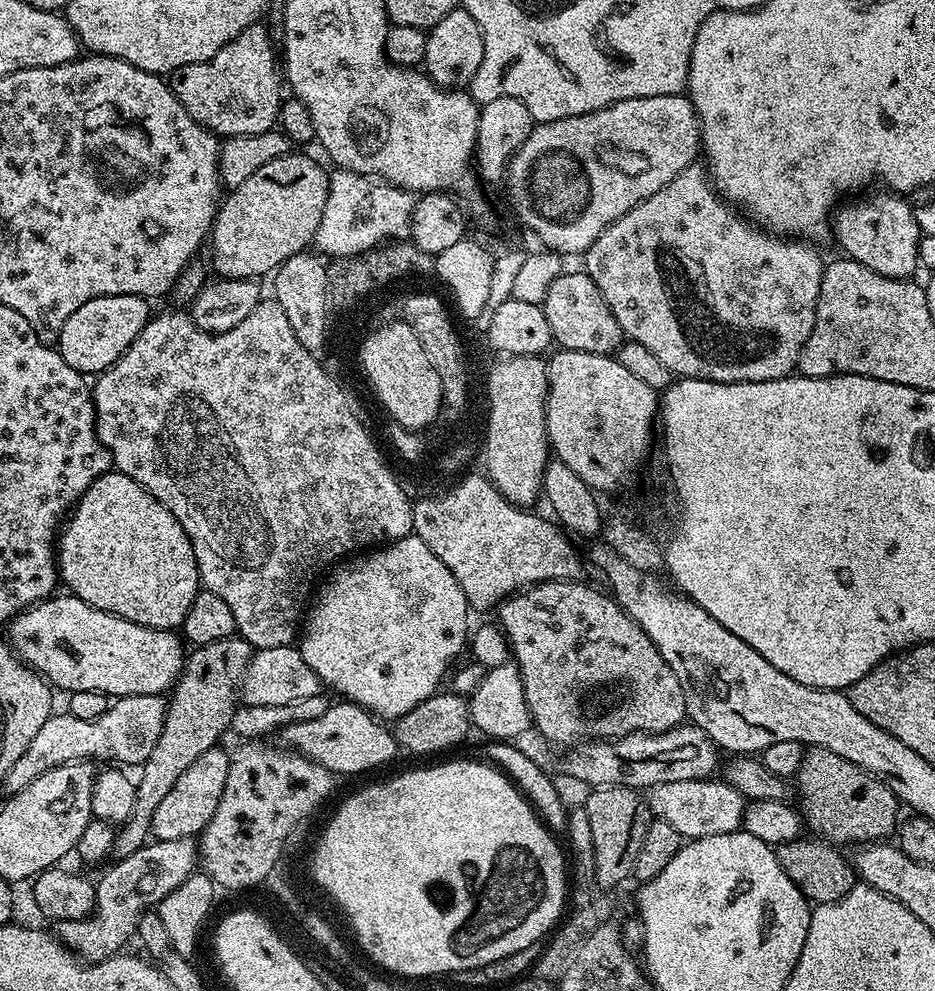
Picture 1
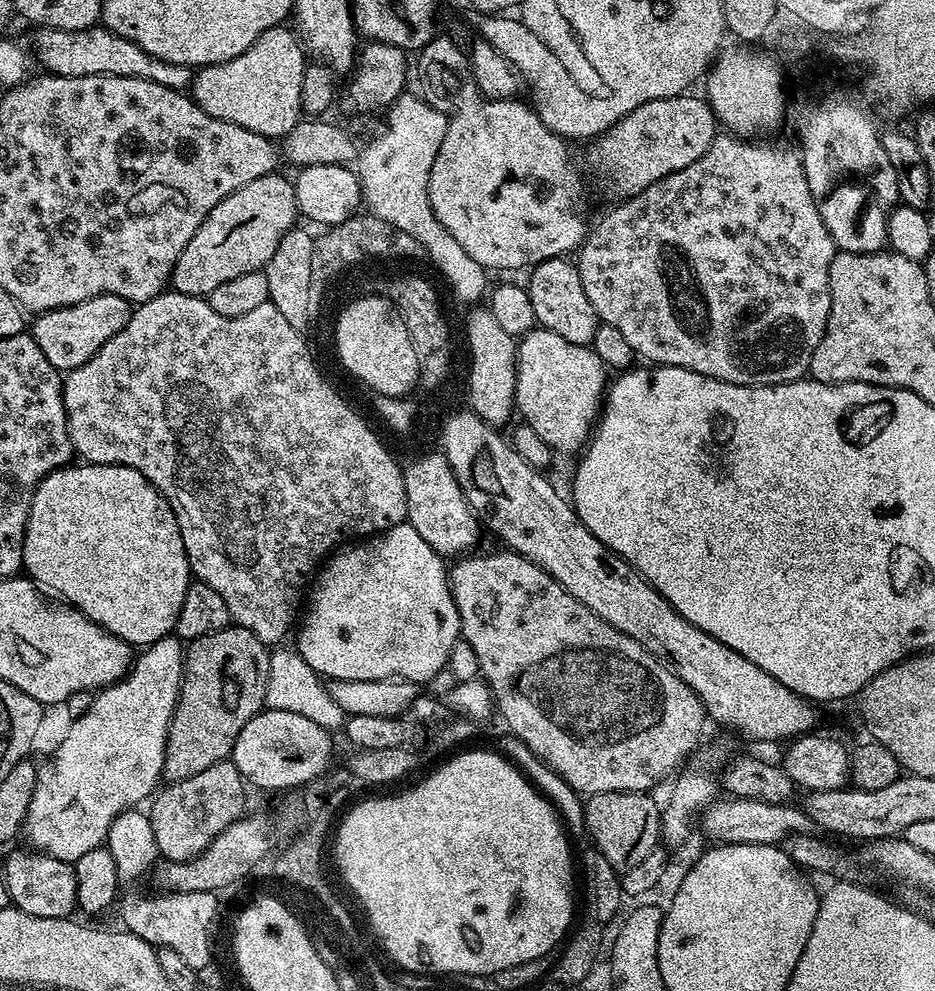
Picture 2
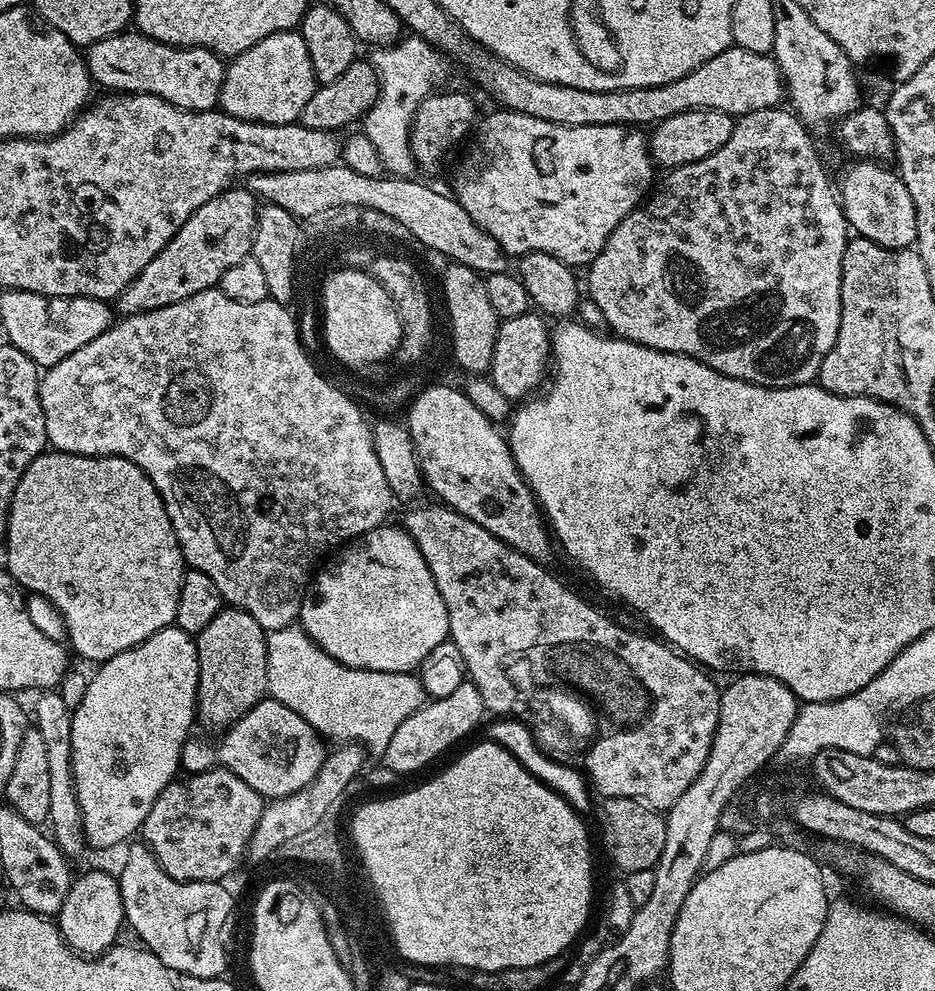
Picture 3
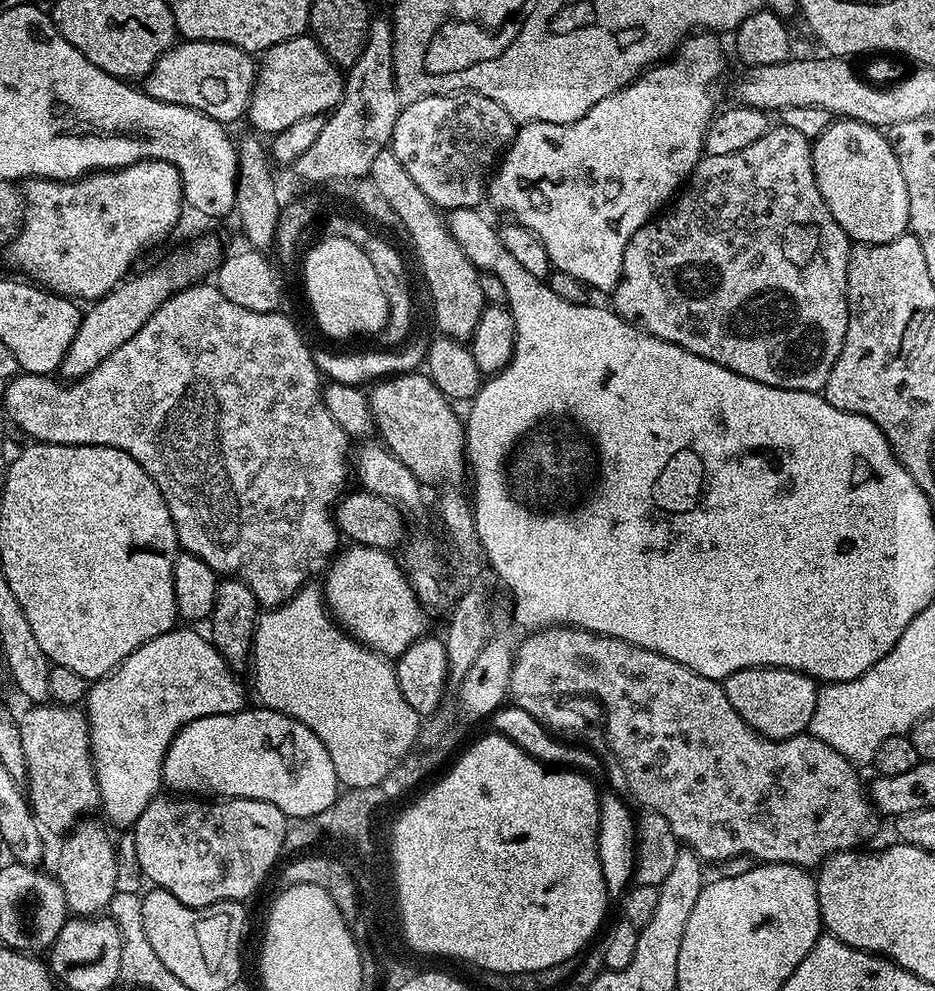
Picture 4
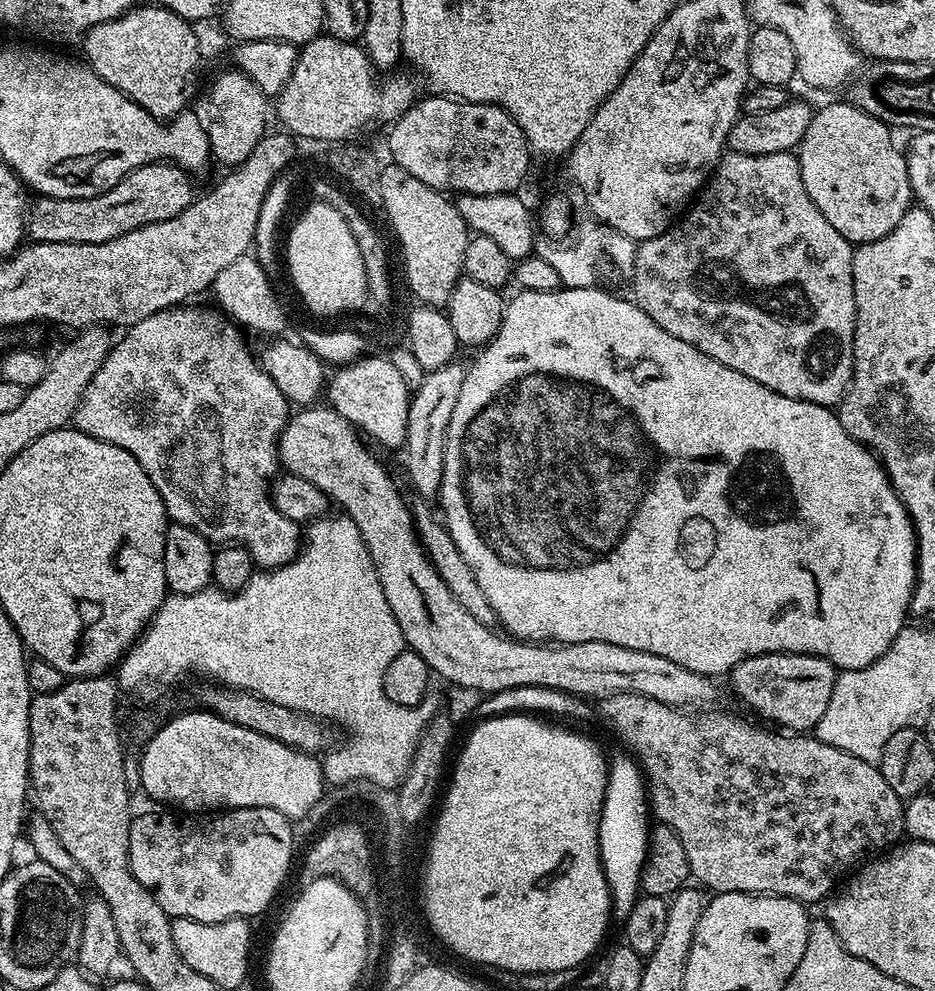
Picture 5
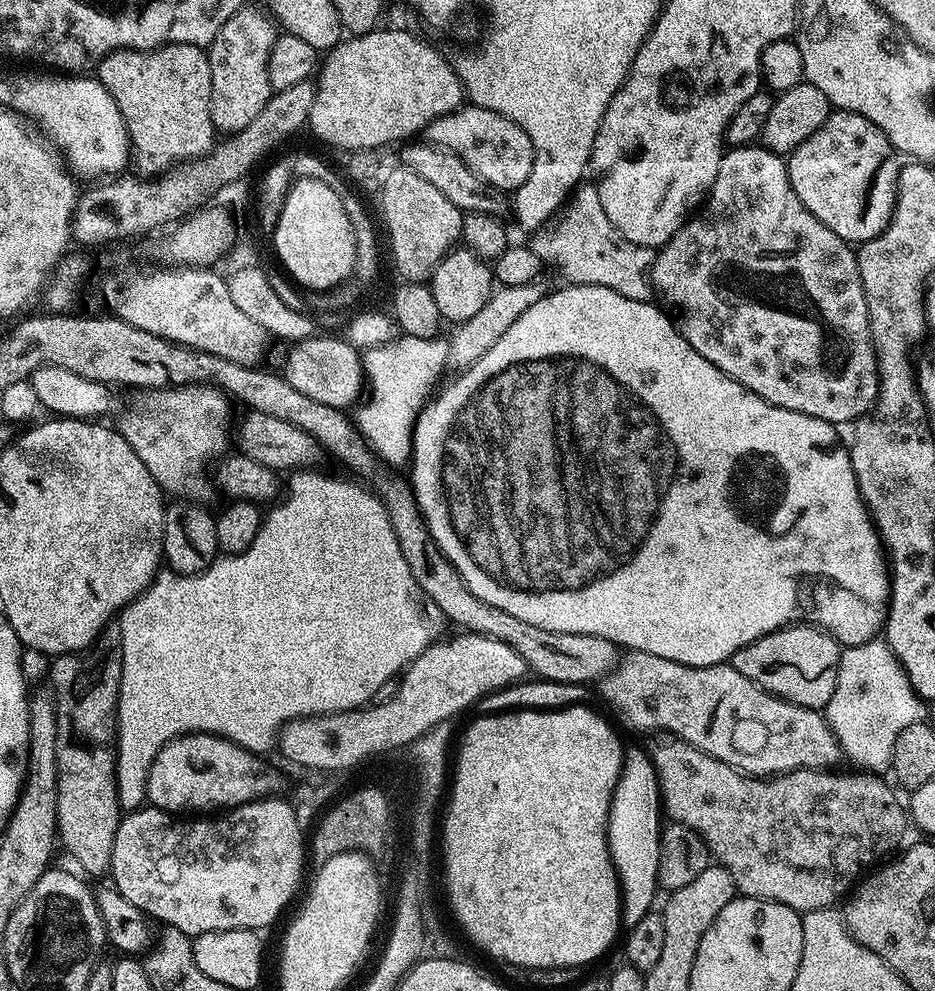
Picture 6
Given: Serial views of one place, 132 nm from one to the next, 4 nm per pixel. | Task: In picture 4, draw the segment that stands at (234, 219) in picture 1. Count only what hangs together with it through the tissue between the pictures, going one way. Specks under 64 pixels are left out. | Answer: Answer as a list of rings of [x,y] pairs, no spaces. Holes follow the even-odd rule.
[[[200,236],[193,244],[186,245],[178,252],[170,253],[161,264],[154,265],[149,272],[142,273],[134,280],[133,278],[121,280],[115,288],[111,288],[105,296],[95,301],[89,307],[92,308],[89,312],[87,309],[81,315],[78,334],[74,334],[74,342],[70,342],[70,348],[62,358],[58,369],[59,375],[64,375],[65,377],[61,377],[68,382],[81,380],[90,370],[94,370],[94,366],[110,358],[110,354],[118,350],[118,346],[130,342],[130,338],[134,338],[134,334],[138,334],[138,330],[146,326],[150,314],[154,314],[154,310],[158,310],[162,302],[169,300],[176,292],[203,281],[207,277],[204,275],[208,271],[209,275],[219,265],[221,259],[219,242],[212,236]]]

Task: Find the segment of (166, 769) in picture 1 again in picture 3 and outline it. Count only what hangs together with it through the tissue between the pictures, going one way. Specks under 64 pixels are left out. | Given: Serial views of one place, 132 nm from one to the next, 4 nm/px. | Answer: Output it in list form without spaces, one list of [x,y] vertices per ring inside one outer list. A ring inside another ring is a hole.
[[[225,606],[210,621],[206,630],[195,633],[196,649],[198,650],[198,694],[196,695],[196,719],[199,727],[220,728],[227,730],[249,712],[254,705],[269,695],[268,691],[268,638],[262,626],[246,614],[246,610],[238,610]]]

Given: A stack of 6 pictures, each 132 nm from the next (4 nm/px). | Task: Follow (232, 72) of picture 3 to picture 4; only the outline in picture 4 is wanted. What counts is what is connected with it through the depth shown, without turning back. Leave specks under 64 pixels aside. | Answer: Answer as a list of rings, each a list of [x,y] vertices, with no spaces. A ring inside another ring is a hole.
[[[311,35],[295,36],[278,46],[269,48],[259,57],[256,69],[256,85],[248,100],[246,120],[260,134],[275,134],[294,126],[301,118],[324,116],[344,97],[345,73],[324,51]]]

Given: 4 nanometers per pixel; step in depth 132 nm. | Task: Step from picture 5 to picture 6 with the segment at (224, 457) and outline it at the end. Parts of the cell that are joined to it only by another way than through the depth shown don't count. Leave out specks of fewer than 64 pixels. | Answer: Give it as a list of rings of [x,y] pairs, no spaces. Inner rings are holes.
[[[182,384],[179,386],[169,386],[167,388],[154,388],[151,390],[144,390],[139,393],[140,396],[133,402],[132,408],[128,408],[120,416],[120,424],[118,423],[118,431],[122,438],[126,438],[126,442],[130,442],[130,446],[134,450],[134,454],[138,454],[138,458],[142,458],[142,466],[146,466],[146,470],[150,470],[150,474],[154,478],[154,482],[158,482],[158,486],[165,493],[171,494],[176,498],[187,498],[197,502],[207,501],[208,484],[210,488],[210,480],[204,477],[204,471],[209,468],[213,462],[219,461],[221,457],[229,451],[228,448],[228,404],[230,404],[229,397],[225,396],[219,388],[213,388],[206,384]]]

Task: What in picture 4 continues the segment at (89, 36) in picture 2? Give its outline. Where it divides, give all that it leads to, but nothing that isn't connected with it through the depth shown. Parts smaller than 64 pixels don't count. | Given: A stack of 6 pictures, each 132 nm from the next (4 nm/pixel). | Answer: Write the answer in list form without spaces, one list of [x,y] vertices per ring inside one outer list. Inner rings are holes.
[[[184,40],[173,44],[168,51],[156,59],[147,76],[143,77],[142,90],[158,102],[170,102],[174,106],[190,106],[214,118],[219,124],[228,126],[231,125],[231,120],[236,120],[239,116],[241,119],[248,111],[248,100],[252,97],[256,85],[257,67],[253,53],[233,44],[217,40]]]

